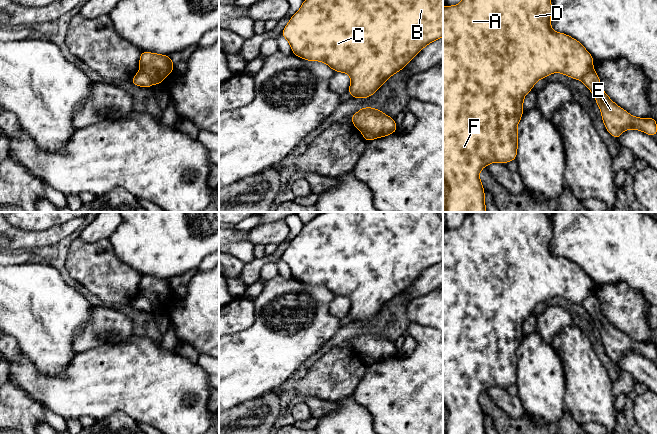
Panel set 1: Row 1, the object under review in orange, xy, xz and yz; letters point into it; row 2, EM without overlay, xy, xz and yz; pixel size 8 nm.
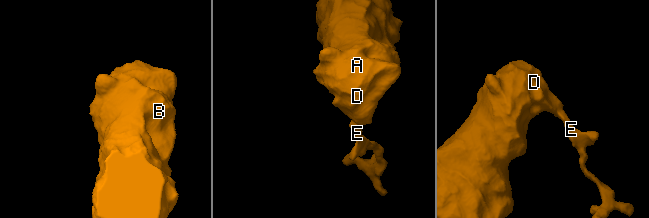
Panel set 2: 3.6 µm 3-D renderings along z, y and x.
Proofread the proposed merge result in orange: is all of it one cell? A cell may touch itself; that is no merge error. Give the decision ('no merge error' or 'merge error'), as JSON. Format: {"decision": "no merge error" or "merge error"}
{"decision": "merge error"}

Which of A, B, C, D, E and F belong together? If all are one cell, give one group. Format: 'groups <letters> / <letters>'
groups A B C D F / E

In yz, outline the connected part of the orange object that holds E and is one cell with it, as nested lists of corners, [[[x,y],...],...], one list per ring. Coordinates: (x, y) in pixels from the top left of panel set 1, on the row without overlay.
[[[590,294],[582,305],[594,318],[596,328],[601,333],[602,344],[605,351],[616,364],[618,364],[621,357],[627,353],[637,353],[655,361],[657,358],[655,342],[637,342],[617,330],[602,313],[600,303],[595,294]]]

